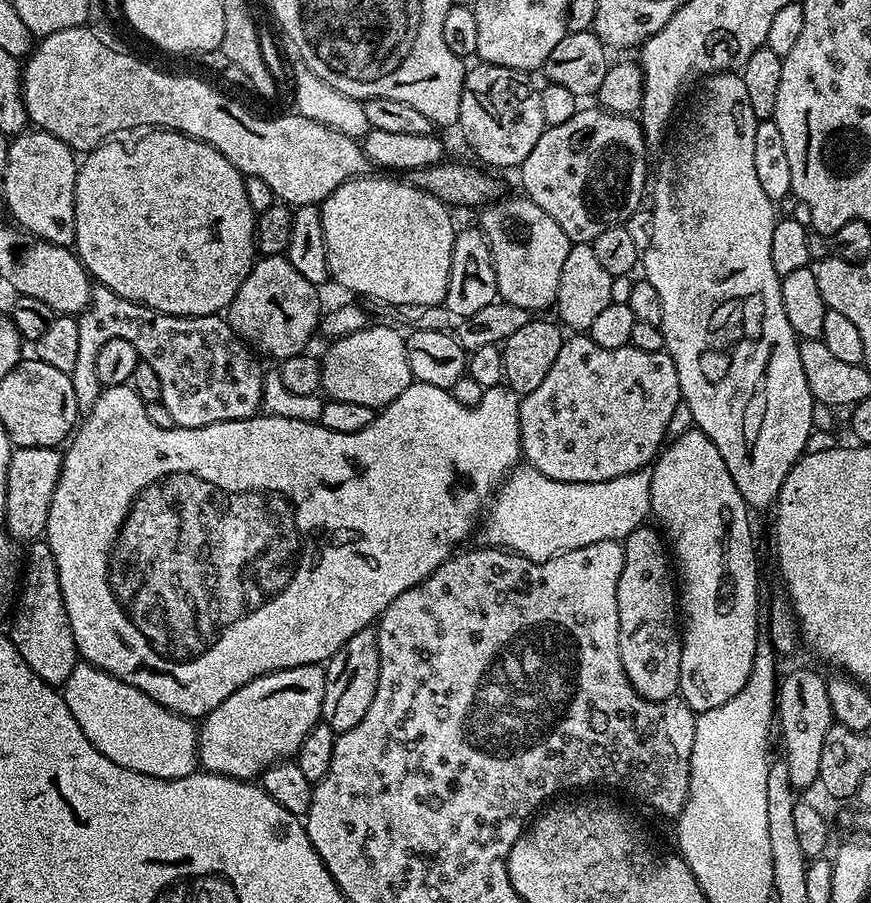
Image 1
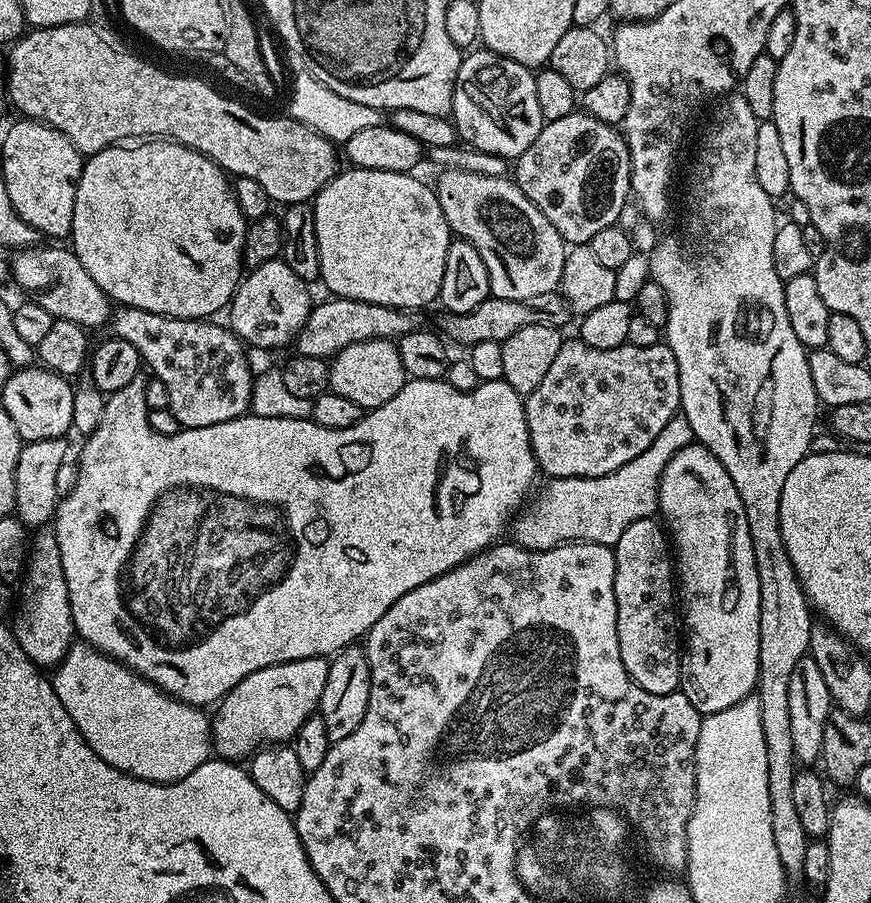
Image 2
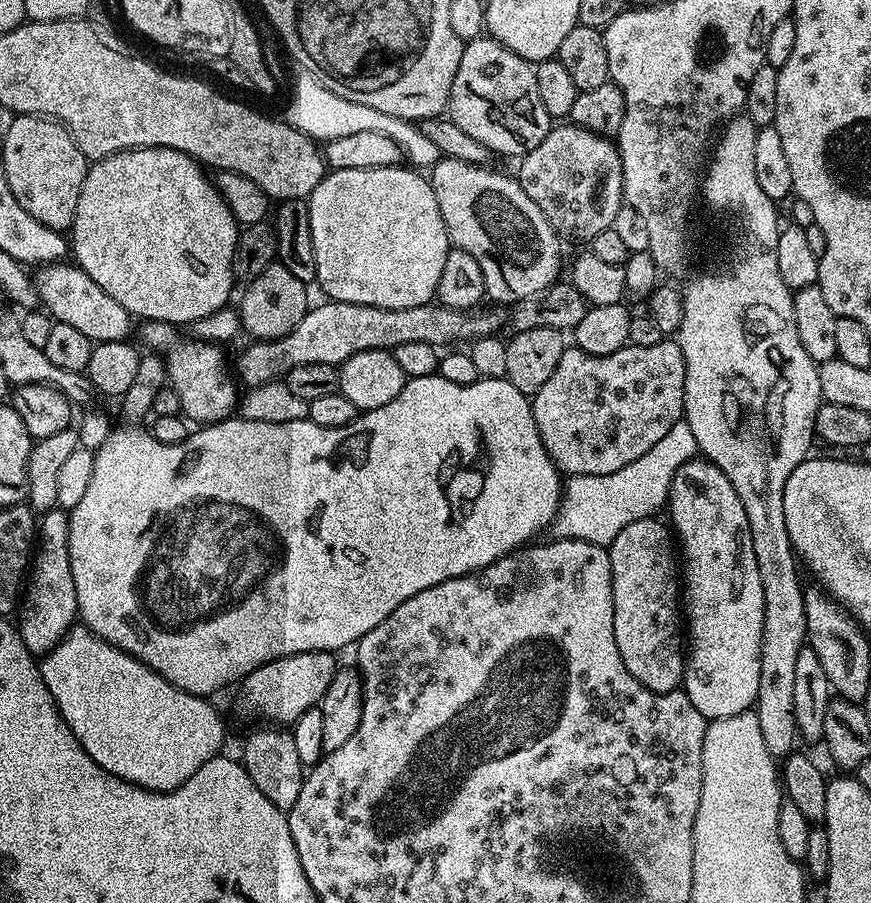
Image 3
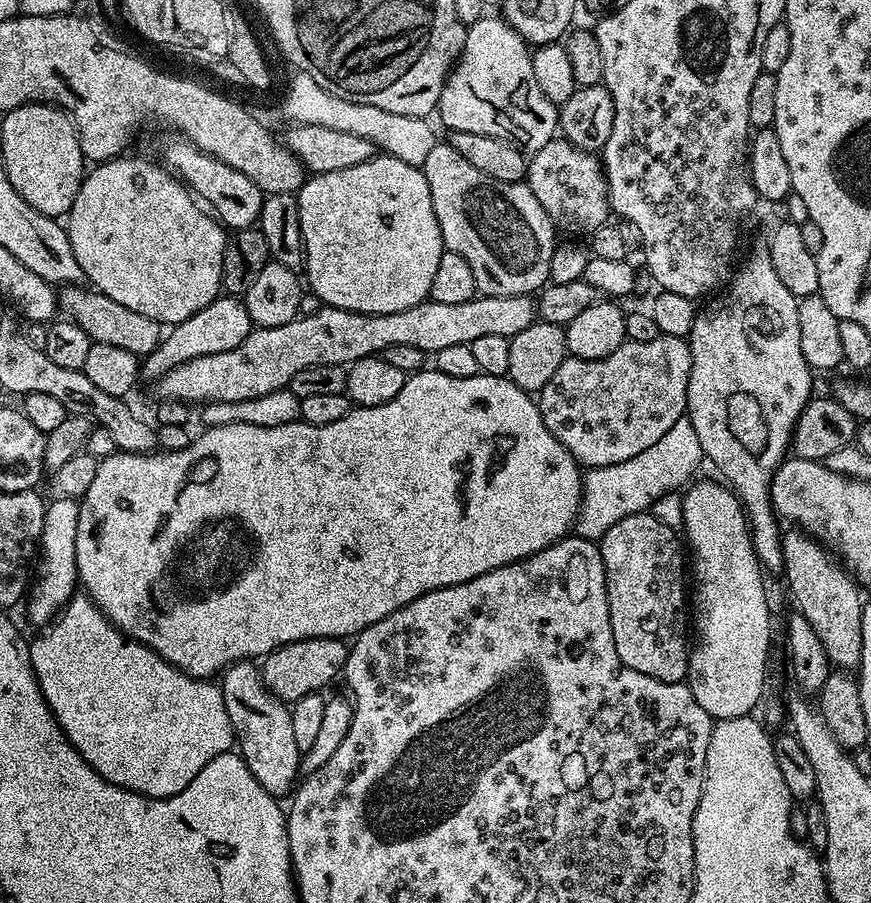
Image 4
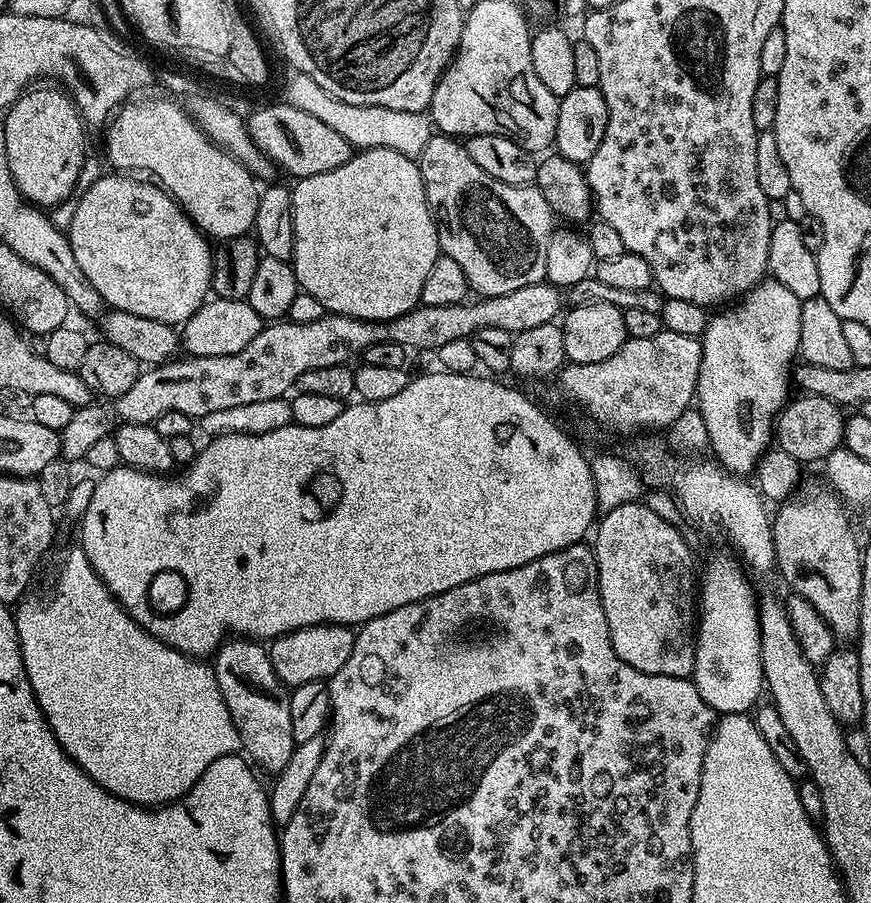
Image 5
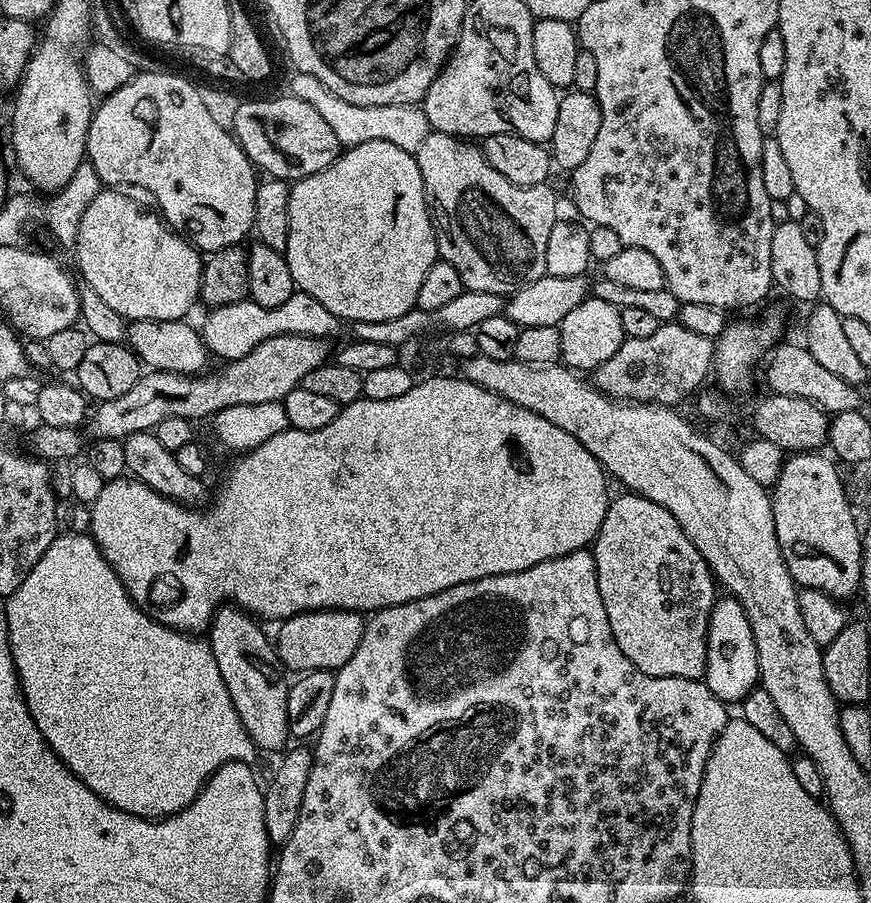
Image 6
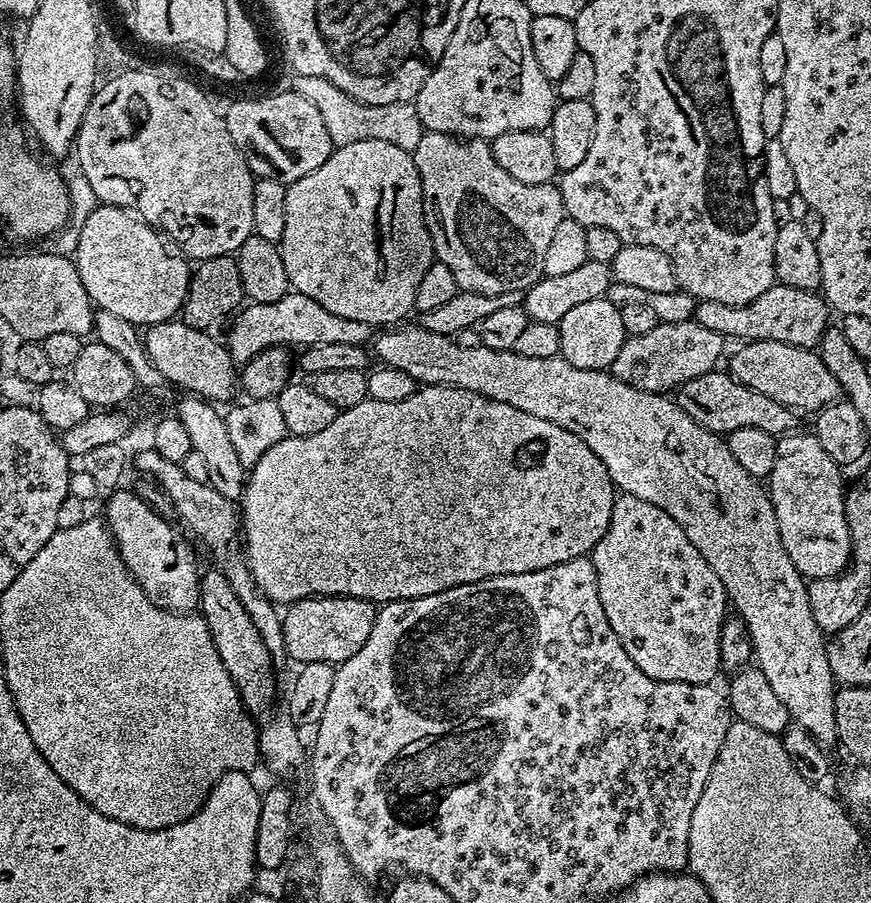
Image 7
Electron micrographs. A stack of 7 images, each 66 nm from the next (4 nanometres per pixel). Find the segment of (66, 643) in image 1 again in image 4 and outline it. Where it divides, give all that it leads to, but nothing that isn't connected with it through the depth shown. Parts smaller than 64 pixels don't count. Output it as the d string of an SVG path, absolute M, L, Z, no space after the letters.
M63 496L55 497L55 499L45 505L40 547L34 566L34 579L29 585L24 604L29 620L38 626L37 628L47 627L59 615L64 605L75 595L79 583L77 574L79 501Z

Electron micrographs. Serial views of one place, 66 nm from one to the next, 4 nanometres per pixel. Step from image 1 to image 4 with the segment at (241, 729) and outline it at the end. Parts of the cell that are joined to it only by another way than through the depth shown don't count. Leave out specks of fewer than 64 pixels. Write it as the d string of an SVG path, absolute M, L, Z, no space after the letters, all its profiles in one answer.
M335 636L326 638L310 638L287 644L269 652L262 660L262 675L264 685L285 702L295 702L309 696L311 692L320 692L331 682L337 679L338 673L348 660L349 645L343 639Z

